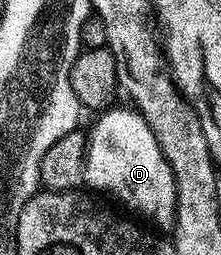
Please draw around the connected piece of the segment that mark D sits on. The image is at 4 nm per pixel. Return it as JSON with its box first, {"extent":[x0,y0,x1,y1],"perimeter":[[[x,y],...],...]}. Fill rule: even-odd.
{"extent":[82,106,176,230],"perimeter":[[[111,106],[90,128],[82,175],[98,192],[115,196],[126,208],[147,216],[166,230],[173,229],[176,214],[176,182],[148,122],[133,107]]]}

